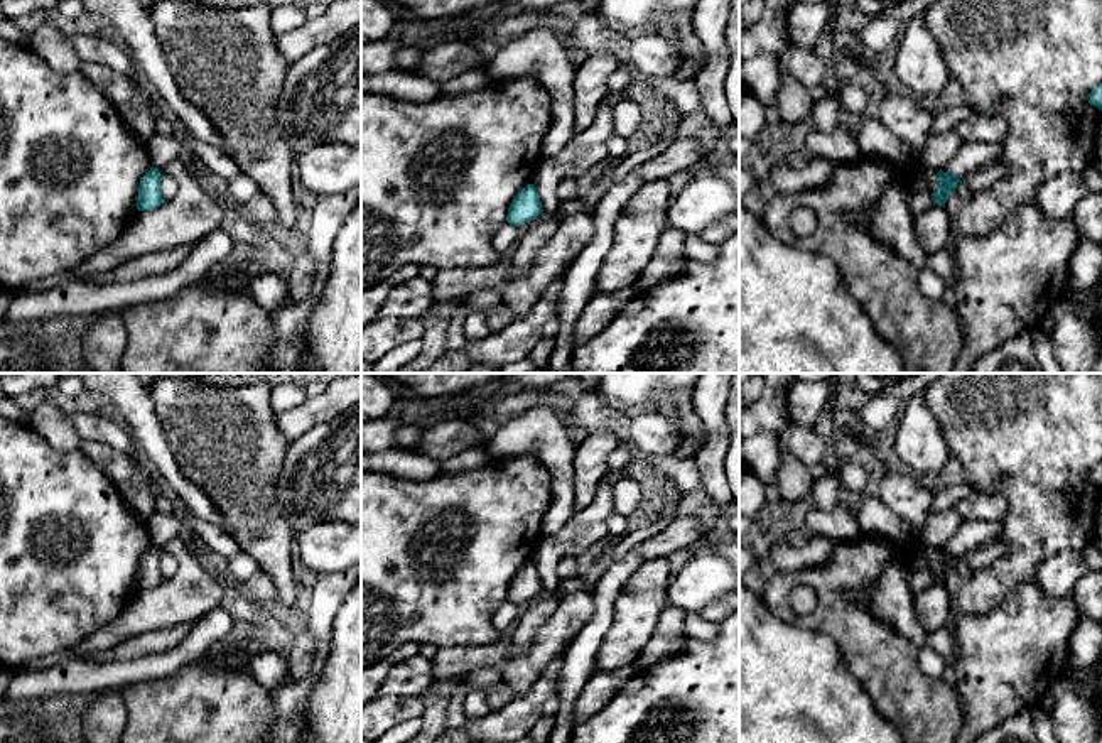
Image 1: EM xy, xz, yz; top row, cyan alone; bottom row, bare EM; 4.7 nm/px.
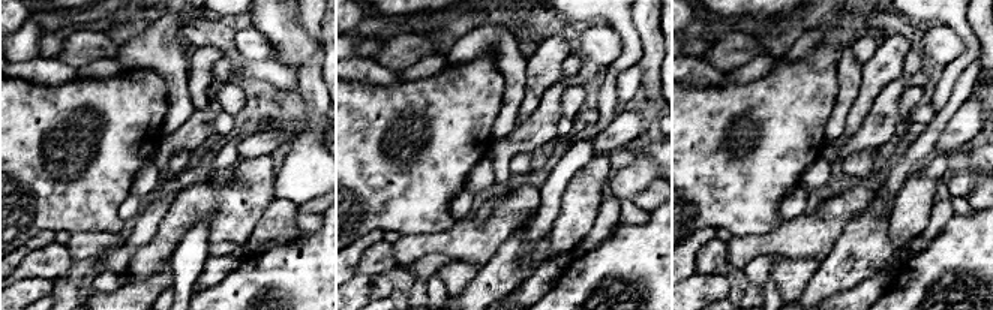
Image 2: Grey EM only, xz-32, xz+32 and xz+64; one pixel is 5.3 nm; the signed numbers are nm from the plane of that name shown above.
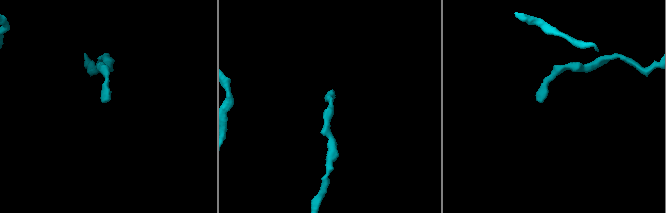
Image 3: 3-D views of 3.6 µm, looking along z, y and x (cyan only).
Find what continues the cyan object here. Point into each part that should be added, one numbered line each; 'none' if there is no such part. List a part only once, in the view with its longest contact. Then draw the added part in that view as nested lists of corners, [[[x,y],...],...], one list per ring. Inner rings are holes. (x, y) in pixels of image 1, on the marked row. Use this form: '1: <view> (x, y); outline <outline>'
none

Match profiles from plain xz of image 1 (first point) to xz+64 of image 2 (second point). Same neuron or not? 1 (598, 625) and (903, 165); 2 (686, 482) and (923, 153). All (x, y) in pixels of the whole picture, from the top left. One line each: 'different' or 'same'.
1: same
2: same

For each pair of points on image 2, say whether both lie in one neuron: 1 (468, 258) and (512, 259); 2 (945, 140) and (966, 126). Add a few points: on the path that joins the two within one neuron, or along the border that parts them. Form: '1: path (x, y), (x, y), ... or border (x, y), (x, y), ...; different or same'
1: border (513, 232), (467, 285); different
2: path (950, 138), (962, 128); same

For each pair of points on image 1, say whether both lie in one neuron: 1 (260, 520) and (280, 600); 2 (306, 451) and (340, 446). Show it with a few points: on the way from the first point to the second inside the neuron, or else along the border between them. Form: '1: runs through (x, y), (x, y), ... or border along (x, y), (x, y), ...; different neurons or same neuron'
1: runs through (269, 541), (284, 580); same neuron
2: runs through (314, 451), (331, 451); same neuron

